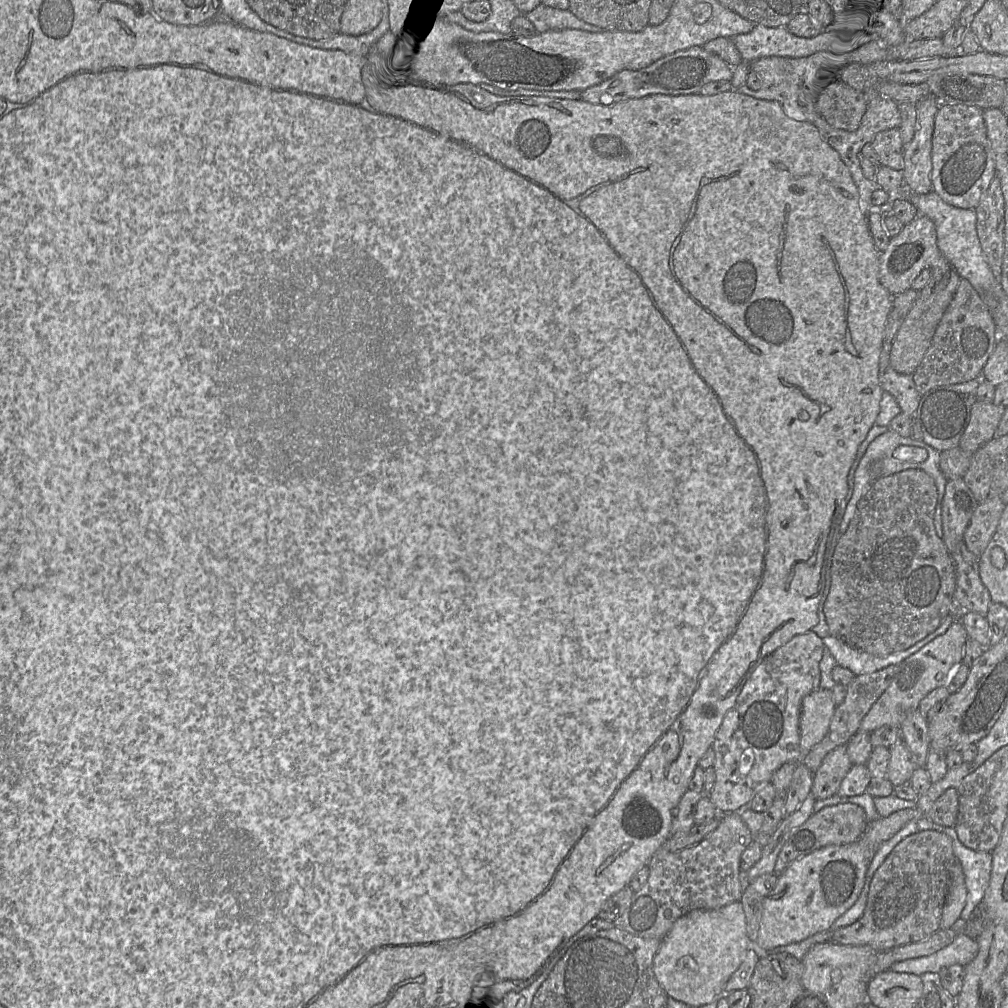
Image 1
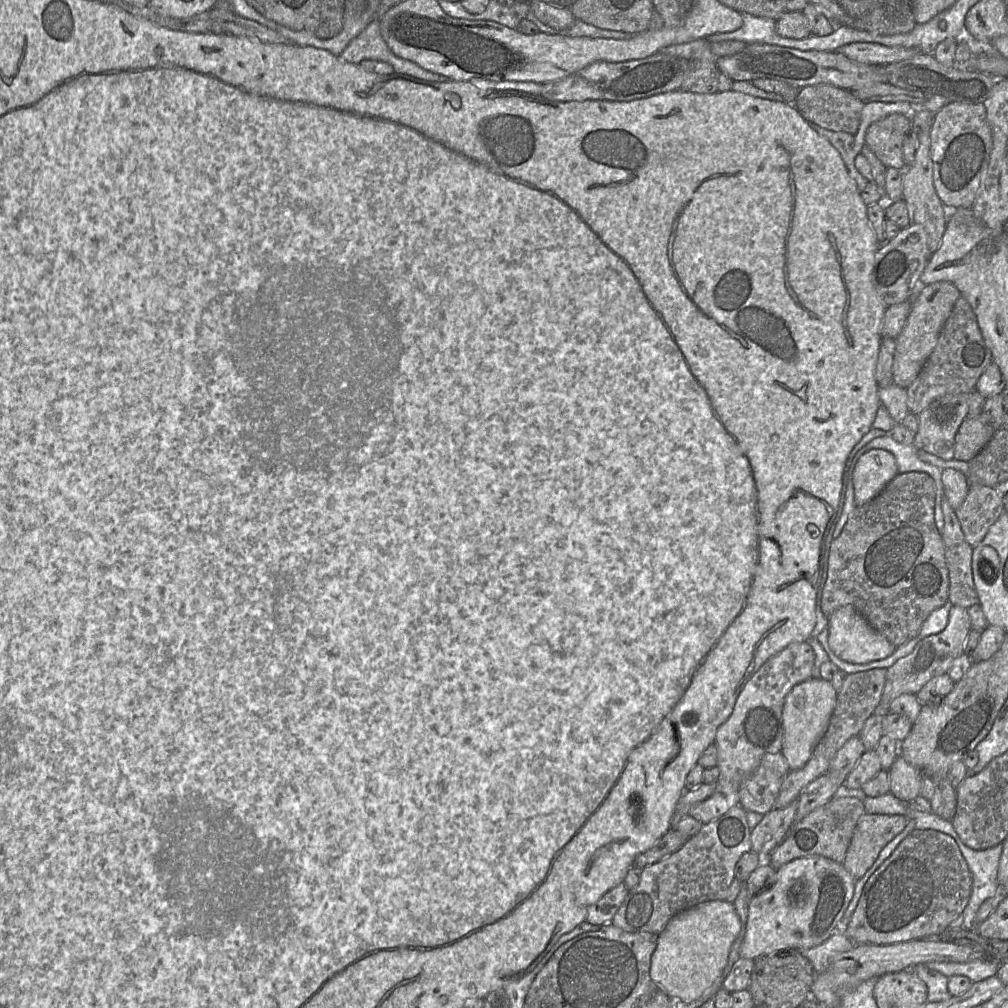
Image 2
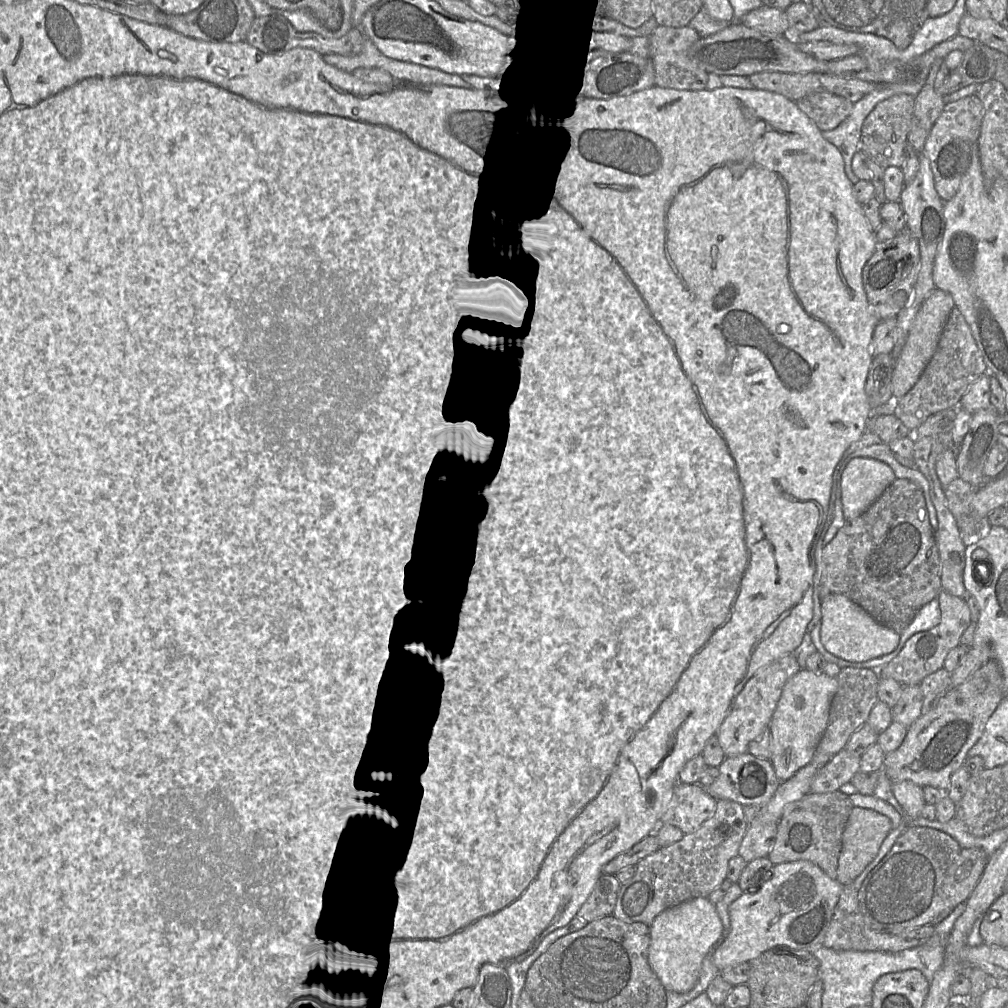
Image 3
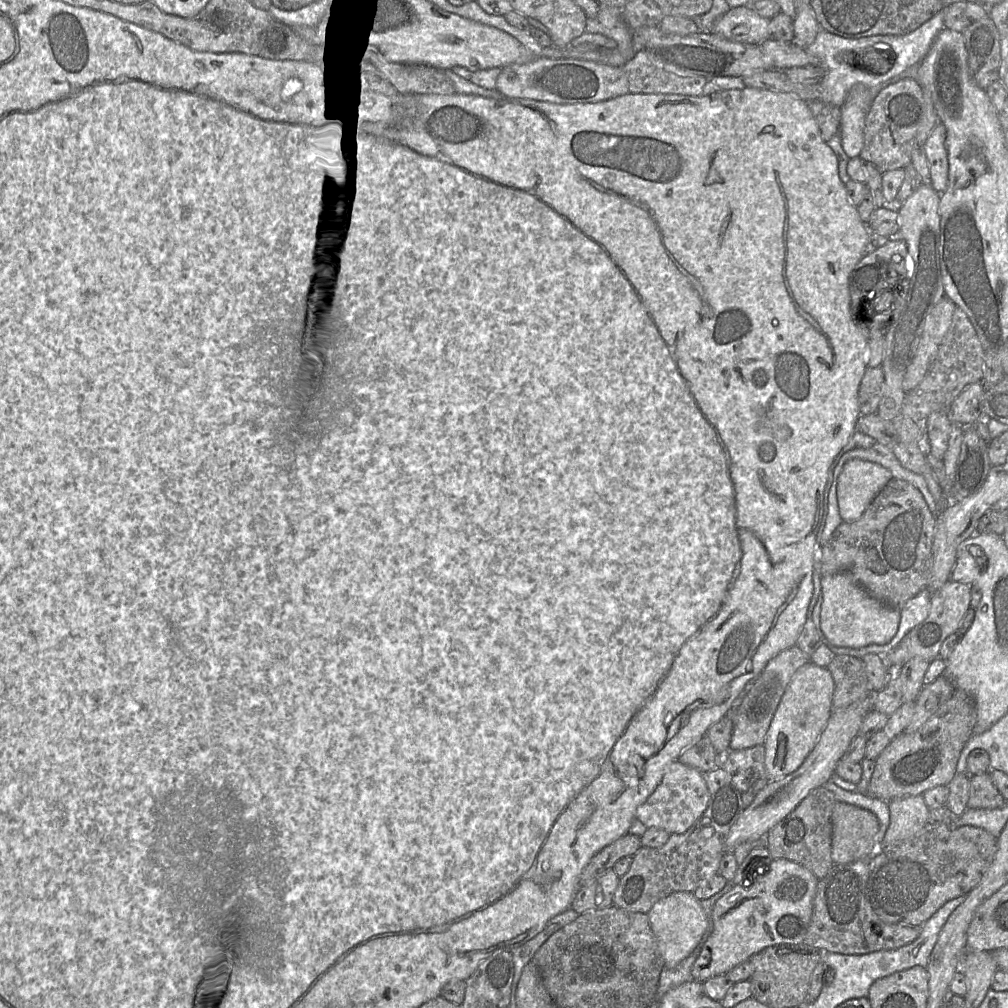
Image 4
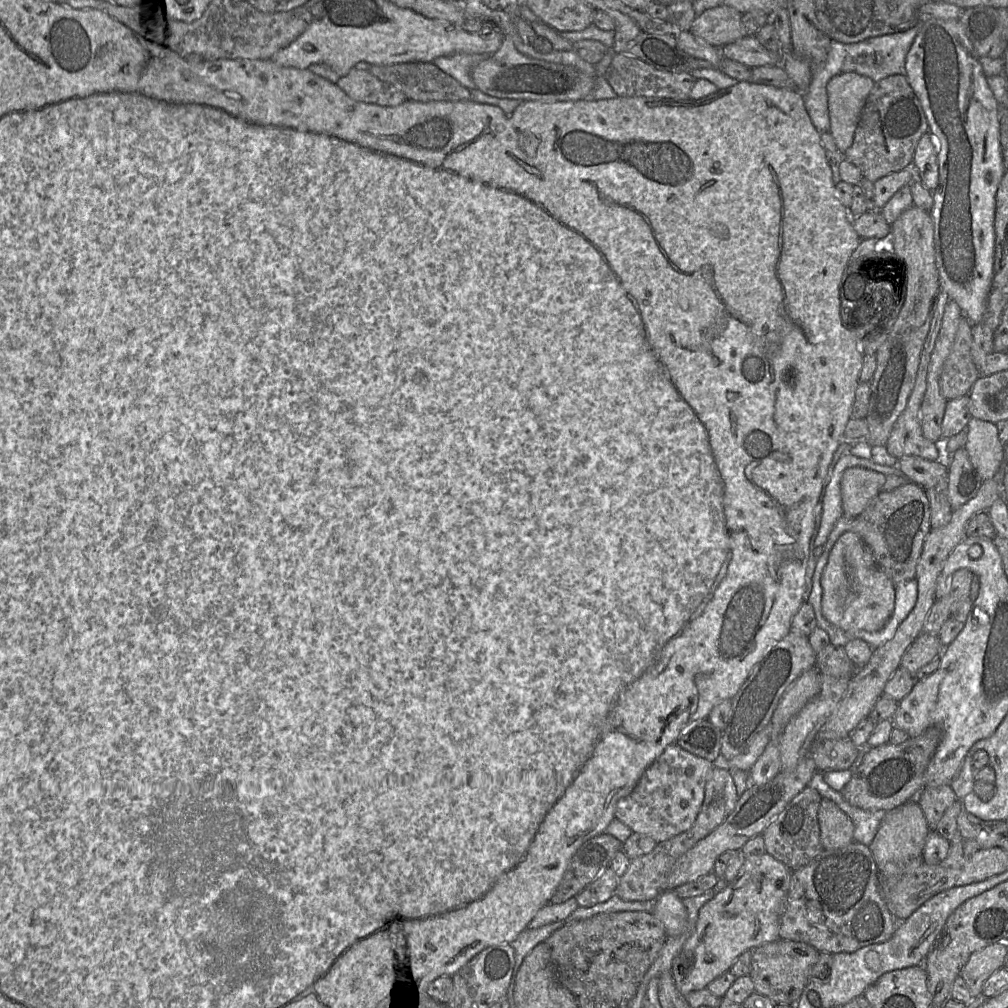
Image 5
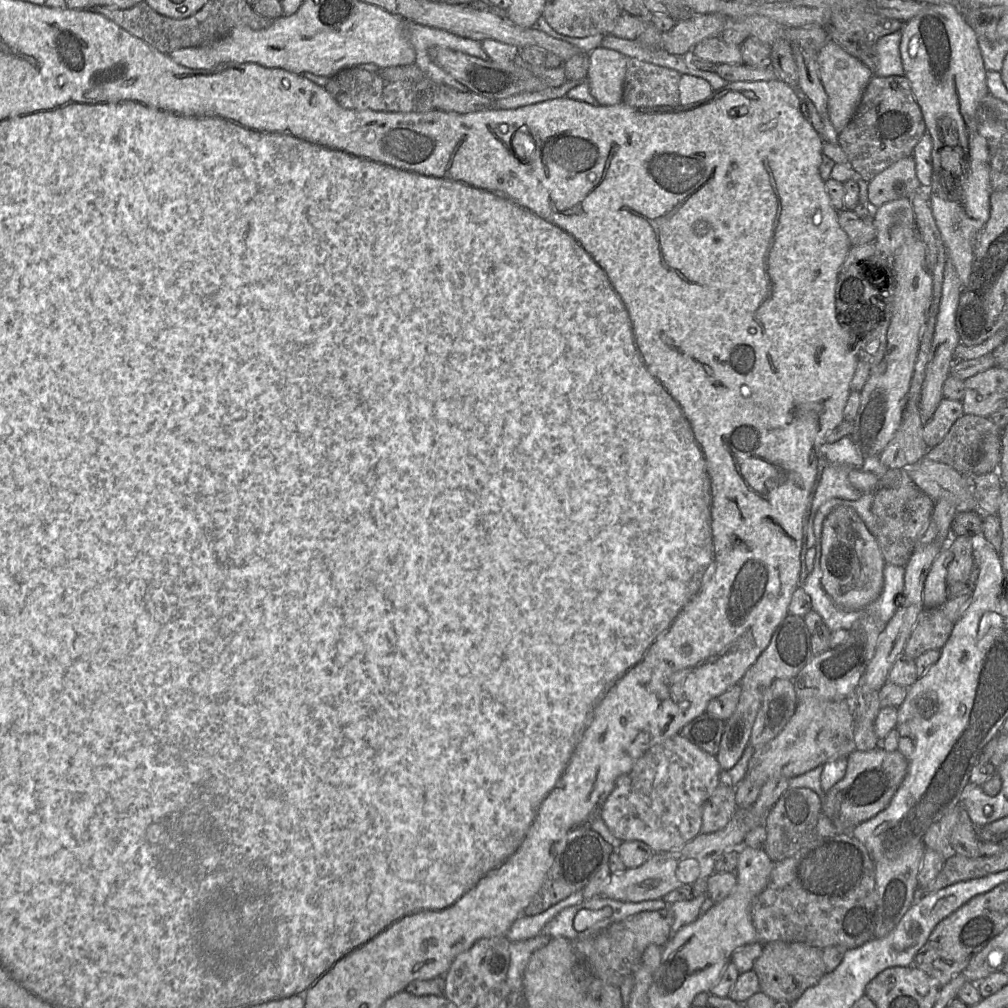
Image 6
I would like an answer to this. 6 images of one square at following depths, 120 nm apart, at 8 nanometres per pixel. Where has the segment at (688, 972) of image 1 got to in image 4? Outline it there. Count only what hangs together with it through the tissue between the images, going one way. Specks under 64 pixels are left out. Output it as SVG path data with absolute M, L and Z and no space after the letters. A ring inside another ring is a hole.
M674 892L659 900L648 912L648 917L664 960L664 967L669 968L676 967L699 946L709 927L709 919L701 901L692 892Z

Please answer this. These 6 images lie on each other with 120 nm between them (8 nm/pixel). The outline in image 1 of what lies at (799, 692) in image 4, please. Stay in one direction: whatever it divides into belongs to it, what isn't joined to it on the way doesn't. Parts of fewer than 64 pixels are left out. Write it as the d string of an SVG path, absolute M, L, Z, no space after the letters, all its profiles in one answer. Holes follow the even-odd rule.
M817 689L802 699L799 720L801 758L826 735L835 711L833 692Z

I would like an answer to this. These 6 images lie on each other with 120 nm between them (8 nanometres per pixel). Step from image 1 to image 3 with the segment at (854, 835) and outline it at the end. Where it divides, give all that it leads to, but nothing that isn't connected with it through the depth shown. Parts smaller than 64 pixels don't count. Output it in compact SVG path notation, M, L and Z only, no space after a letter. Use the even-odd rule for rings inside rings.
M836 790L828 793L808 793L785 807L778 822L775 843L768 855L773 865L807 860L816 864L831 879L836 879L842 834L854 807L850 797Z

